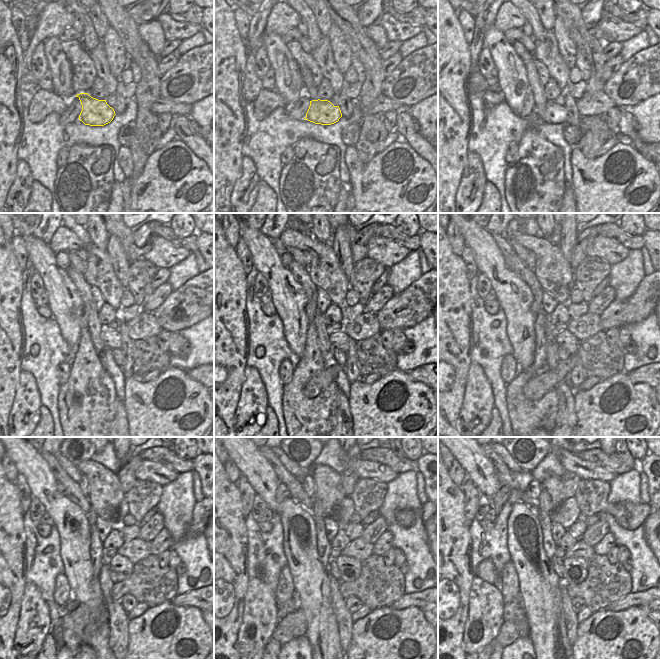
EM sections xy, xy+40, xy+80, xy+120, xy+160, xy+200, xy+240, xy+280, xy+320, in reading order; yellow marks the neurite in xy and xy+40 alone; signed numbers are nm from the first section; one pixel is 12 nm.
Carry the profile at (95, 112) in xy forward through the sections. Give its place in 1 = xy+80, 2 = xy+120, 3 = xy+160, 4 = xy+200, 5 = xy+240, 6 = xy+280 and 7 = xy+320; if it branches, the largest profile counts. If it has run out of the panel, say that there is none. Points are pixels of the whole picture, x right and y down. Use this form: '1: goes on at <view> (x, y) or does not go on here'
1: goes on at xy+80 (554, 114)
2: goes on at xy+120 (111, 338)
3: goes on at xy+160 (340, 340)
4: goes on at xy+200 (565, 339)
5: goes on at xy+240 (121, 565)
6: goes on at xy+280 (350, 568)
7: goes on at xy+320 (575, 568)

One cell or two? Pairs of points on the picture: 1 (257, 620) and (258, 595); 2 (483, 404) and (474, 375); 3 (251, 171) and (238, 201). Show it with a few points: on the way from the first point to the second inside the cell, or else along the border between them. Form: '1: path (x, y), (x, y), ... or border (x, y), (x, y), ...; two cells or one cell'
1: path (258, 614), (258, 601); one cell
2: path (480, 397), (477, 382); one cell
3: path (248, 178), (241, 194); one cell

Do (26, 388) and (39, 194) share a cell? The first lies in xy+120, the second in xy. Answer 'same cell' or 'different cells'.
different cells

